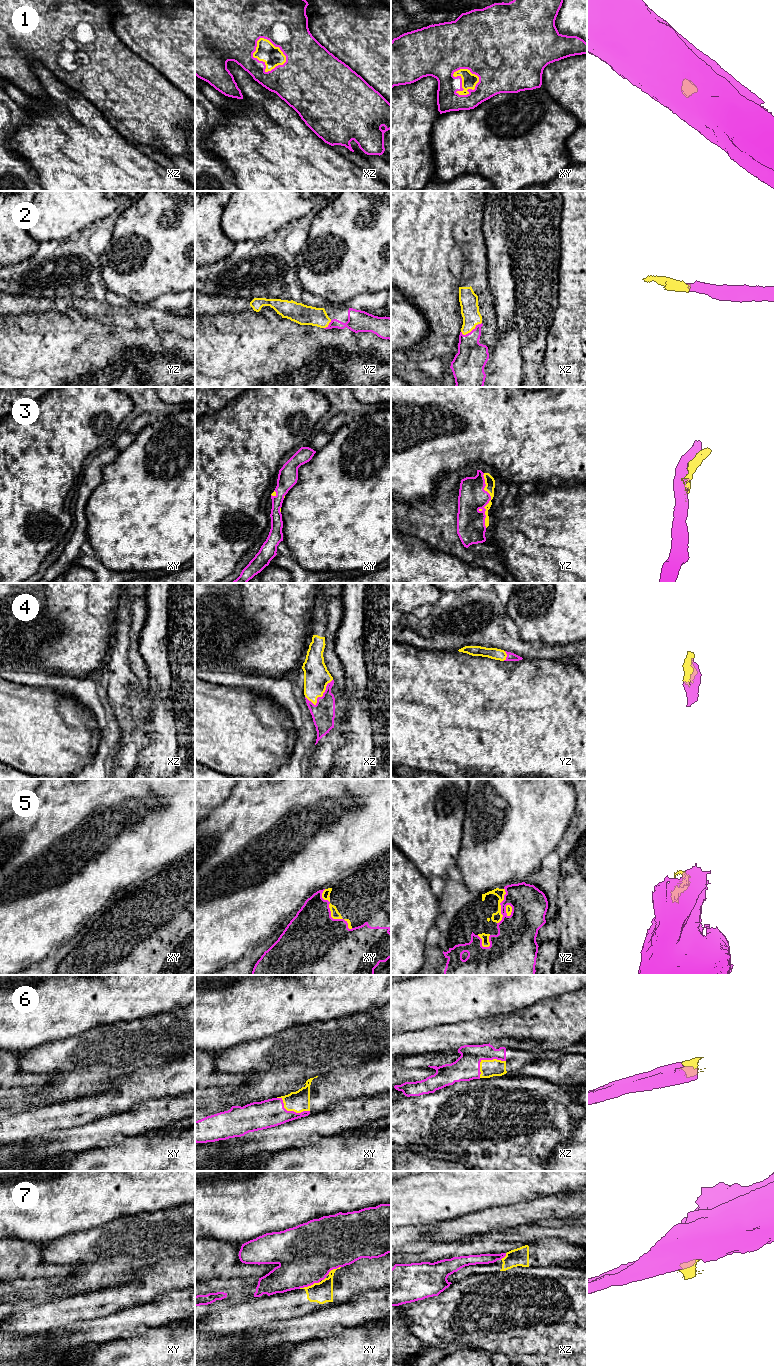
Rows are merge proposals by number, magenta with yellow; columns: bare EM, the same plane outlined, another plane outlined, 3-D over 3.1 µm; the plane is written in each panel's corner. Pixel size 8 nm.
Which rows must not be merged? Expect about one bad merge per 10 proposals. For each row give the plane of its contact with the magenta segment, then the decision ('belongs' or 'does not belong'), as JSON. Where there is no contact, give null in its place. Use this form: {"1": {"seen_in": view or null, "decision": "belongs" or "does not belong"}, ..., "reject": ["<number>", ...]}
{"1": {"seen_in": "xz", "decision": "belongs"}, "2": {"seen_in": "xz", "decision": "belongs"}, "3": {"seen_in": "yz", "decision": "belongs"}, "4": {"seen_in": "xz", "decision": "belongs"}, "5": {"seen_in": "xy", "decision": "belongs"}, "6": {"seen_in": "xz", "decision": "belongs"}, "7": {"seen_in": "xy", "decision": "does not belong"}, "reject": ["7"]}

